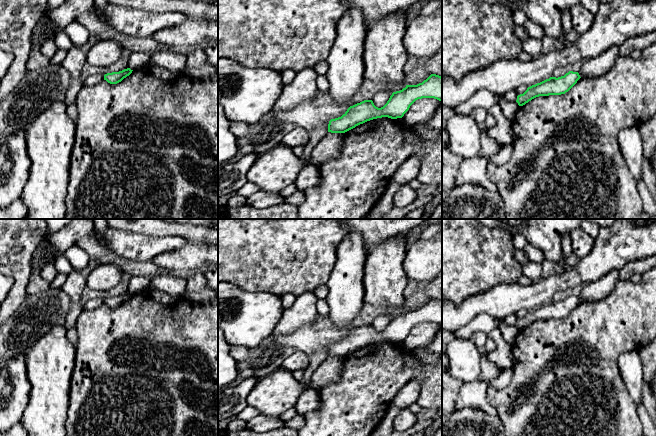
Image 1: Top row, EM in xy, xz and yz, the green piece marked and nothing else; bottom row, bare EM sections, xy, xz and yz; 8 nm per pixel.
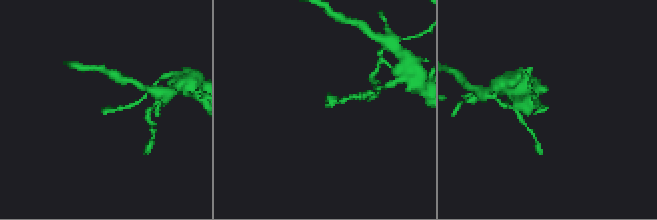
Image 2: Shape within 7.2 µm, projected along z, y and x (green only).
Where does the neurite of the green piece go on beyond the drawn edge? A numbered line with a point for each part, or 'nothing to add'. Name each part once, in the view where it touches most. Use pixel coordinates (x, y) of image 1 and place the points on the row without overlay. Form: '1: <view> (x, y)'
nothing to add

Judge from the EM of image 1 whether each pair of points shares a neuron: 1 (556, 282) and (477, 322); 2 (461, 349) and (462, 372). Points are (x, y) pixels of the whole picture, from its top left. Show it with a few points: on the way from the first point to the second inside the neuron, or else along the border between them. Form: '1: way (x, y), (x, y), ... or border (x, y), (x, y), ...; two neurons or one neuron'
1: border (503, 318), (479, 313), (468, 323); two neurons
2: way (462, 355), (462, 366); one neuron

